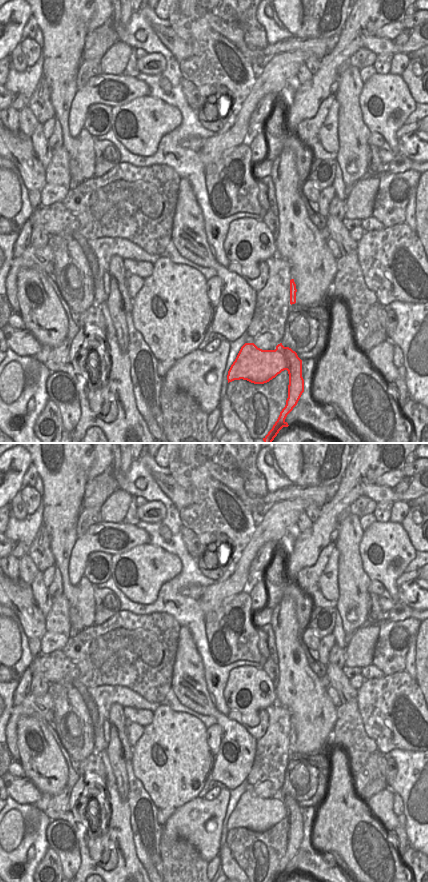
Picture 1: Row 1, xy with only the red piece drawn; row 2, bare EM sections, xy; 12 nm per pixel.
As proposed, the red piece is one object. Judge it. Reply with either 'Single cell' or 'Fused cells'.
Single cell

